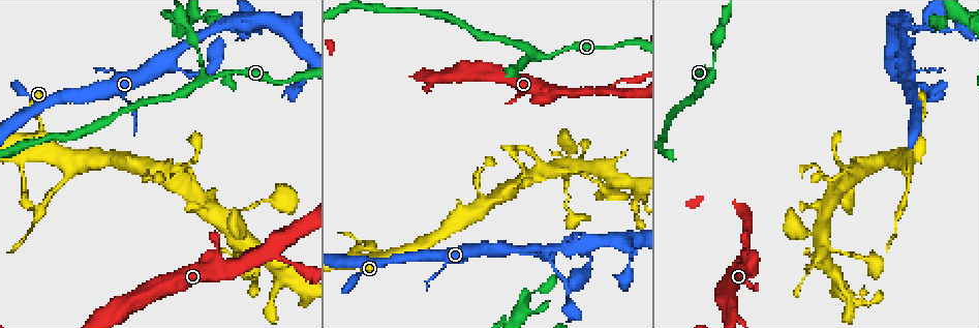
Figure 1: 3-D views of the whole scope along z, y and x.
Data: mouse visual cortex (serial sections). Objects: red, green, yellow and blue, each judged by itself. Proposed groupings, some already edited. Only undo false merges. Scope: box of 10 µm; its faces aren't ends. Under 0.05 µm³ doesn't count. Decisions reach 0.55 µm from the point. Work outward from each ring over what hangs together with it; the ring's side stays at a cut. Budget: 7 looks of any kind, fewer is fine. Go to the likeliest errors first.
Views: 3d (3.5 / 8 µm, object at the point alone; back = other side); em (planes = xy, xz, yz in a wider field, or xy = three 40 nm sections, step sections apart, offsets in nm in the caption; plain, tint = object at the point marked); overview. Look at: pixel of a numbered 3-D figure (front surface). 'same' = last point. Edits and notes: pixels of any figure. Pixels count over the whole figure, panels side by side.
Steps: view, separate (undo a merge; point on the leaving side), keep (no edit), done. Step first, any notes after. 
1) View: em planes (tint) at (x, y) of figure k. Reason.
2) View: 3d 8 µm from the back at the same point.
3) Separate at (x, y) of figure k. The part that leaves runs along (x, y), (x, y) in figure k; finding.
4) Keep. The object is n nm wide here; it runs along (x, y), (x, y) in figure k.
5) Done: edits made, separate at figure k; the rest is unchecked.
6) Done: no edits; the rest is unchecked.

View: 3d 8 µm at (598, 91) of figure 1. Two arms in line, one across.

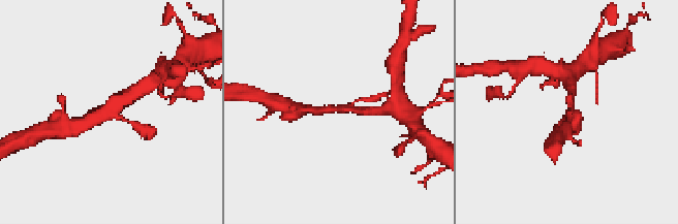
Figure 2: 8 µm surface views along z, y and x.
View: 3d 3.5 µm at the same point. Zoom in.

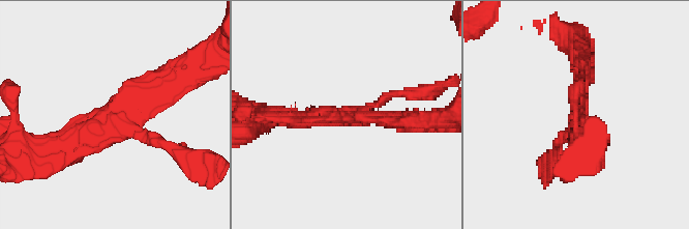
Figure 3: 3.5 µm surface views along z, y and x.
View: em xy step 1 (tint) at (348, 116) of figure 3. 3 arms meet here; the arms are 150, 250, 300 nm wide; need the tissue.

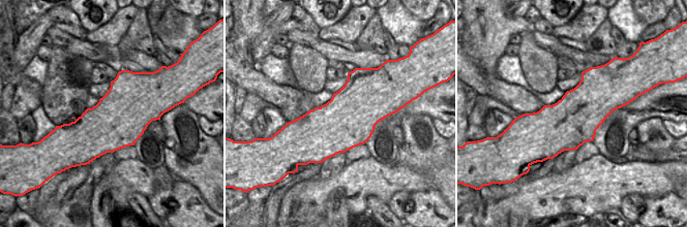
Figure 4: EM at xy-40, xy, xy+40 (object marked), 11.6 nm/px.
Keep. It runs along (57, 154), (108, 132), (175, 81) in figure 3; all the same cell.

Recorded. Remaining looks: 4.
View: 3d 8 µm at (536, 59) of figure 1. Arms part here.

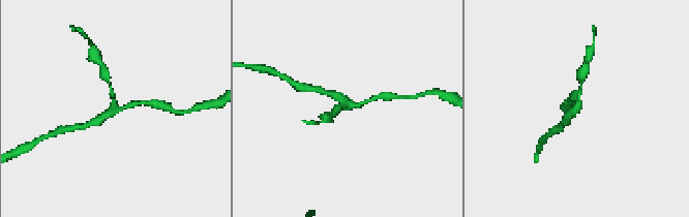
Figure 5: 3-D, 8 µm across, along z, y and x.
View: em xy step 1 (tint) at the same point. 3 arms meet here; the arms are 150, 200, 300 nm wide.

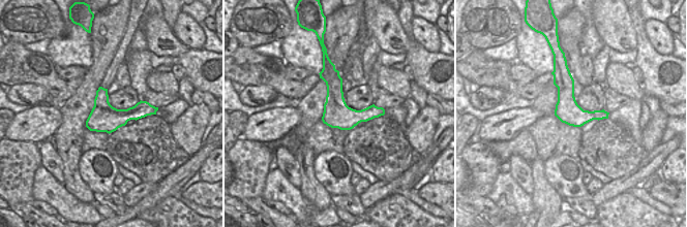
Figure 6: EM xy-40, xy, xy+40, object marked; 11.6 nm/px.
Keep. It runs along (565, 68), (566, 100), (580, 115), (605, 116) in figure 6; continuous, no second cell.

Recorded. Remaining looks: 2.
View: 3d 3.5 µm at (259, 201) of figure 1. Calibre changes.

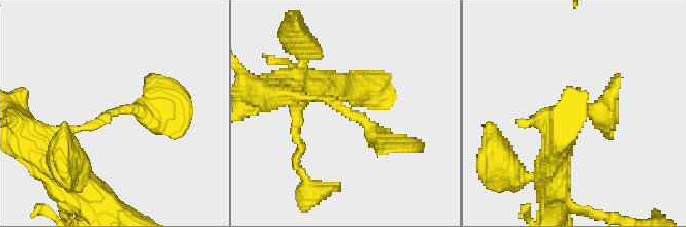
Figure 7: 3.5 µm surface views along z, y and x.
View: em xy step 1 (tint) at (114, 113) of figure 7. Shape alone is not enough.

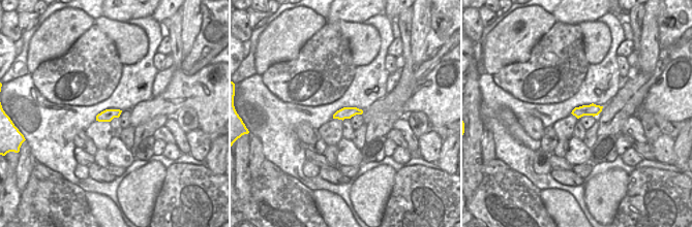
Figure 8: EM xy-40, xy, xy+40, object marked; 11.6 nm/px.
Keep. The object is 140 nm wide here; it runs along (290, 95), (328, 98), (379, 137), (404, 143) in figure 7; all the same cell.

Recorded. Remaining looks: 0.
Done: no edits; the rest is unchecked.

